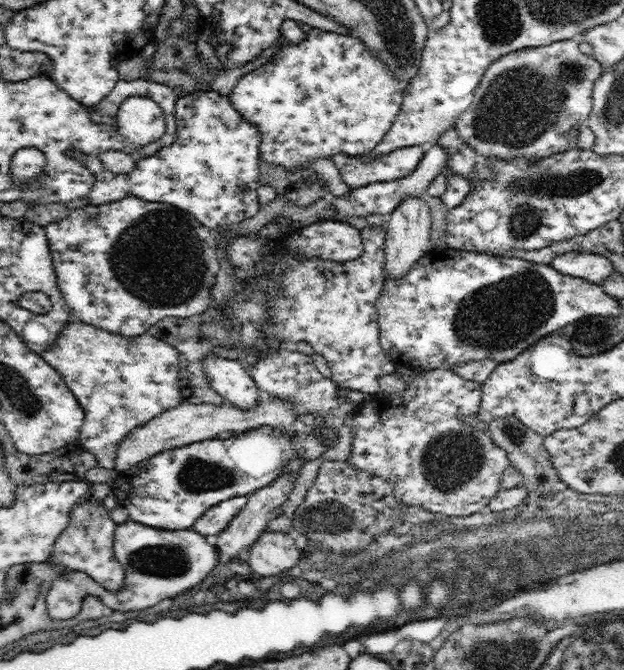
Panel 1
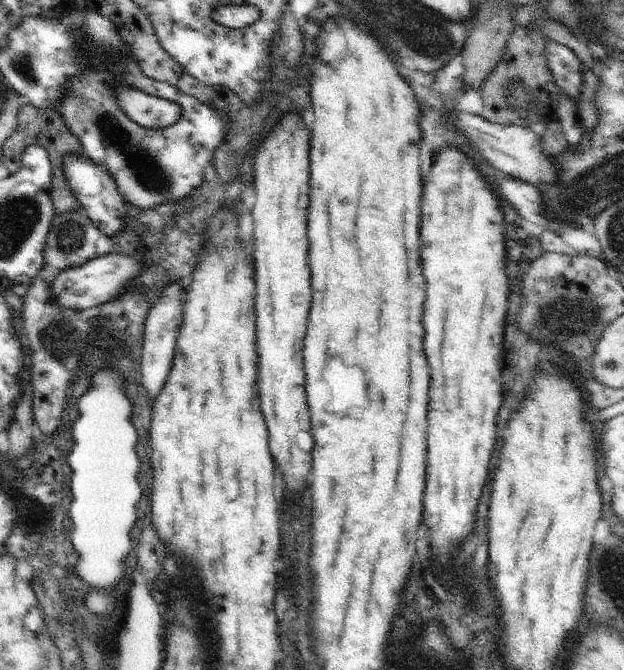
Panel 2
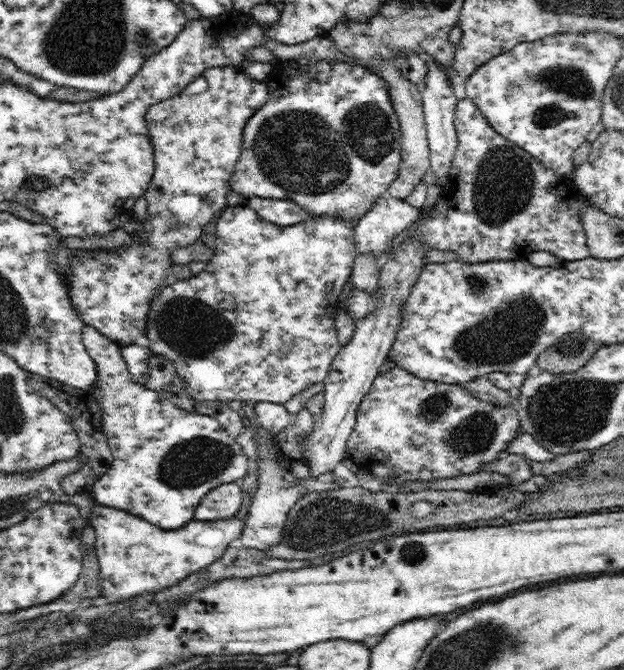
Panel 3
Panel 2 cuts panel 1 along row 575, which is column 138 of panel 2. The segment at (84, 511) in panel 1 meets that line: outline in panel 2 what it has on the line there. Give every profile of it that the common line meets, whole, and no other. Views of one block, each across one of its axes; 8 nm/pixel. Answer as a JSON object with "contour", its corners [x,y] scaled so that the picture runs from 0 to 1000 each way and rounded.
{"contour":[[[186,125],[183,137],[205,176],[231,191],[260,194],[279,188],[292,170],[282,152],[234,140],[202,125]]]}

